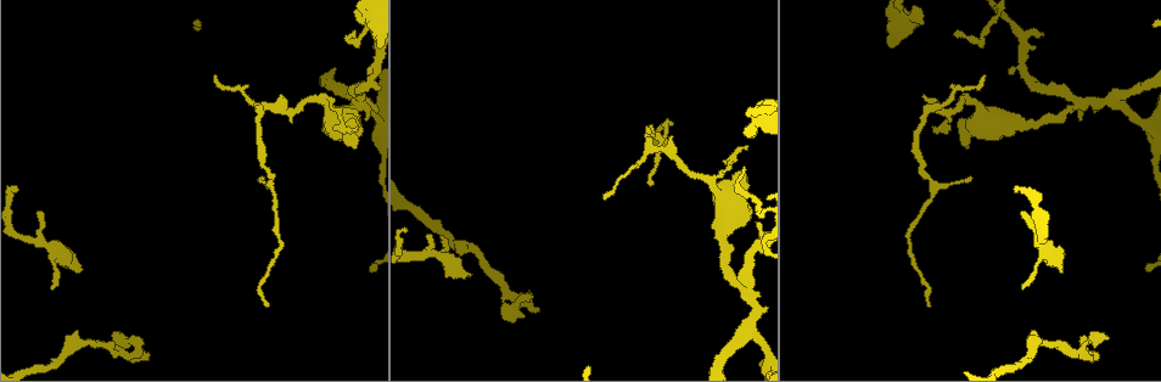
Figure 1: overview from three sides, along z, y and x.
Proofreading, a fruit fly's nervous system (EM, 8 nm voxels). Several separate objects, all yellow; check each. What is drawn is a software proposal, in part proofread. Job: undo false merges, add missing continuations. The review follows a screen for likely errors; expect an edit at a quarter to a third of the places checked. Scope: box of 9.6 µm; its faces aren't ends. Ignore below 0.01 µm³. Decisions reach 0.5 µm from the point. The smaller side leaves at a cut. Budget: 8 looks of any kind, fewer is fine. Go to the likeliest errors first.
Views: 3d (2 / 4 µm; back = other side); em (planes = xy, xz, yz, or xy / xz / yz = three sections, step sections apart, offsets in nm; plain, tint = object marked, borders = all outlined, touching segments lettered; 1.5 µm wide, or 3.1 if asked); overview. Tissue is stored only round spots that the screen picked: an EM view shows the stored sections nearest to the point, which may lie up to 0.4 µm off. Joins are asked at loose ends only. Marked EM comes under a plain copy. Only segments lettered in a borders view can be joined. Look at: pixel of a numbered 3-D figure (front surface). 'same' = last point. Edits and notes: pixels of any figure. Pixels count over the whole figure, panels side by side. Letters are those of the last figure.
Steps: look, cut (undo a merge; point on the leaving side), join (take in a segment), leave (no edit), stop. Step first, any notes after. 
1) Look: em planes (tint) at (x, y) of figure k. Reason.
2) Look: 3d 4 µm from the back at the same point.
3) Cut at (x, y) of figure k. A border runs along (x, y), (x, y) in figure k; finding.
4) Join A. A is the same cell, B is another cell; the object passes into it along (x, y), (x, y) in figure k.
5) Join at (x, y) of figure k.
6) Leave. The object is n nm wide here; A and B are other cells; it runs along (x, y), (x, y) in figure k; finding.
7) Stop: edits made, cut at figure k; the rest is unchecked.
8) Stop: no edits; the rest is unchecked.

Look: em yz step 8 (borders) at (536, 310) of figure 1. Free end.

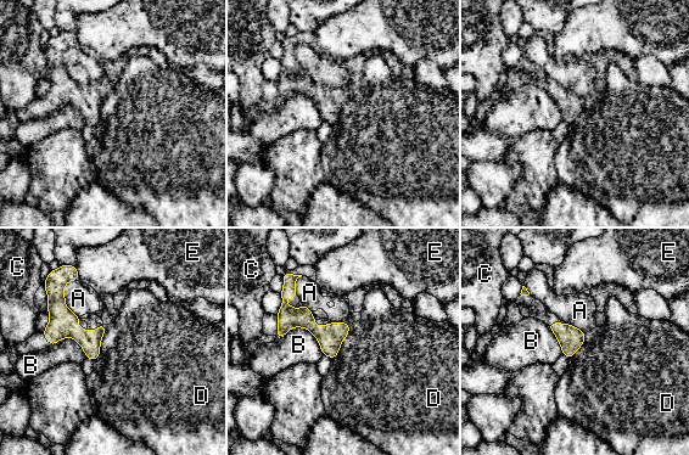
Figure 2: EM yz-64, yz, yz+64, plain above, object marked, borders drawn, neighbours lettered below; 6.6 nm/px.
Leave. A, B, C, D and E are other cells; a border runs along (276, 337), (306, 327), (323, 354) in figure 2; no lettered segment goes on from it.

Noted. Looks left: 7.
Look: 3d 4 µm at (710, 181) of figure 1. Three arms meet.

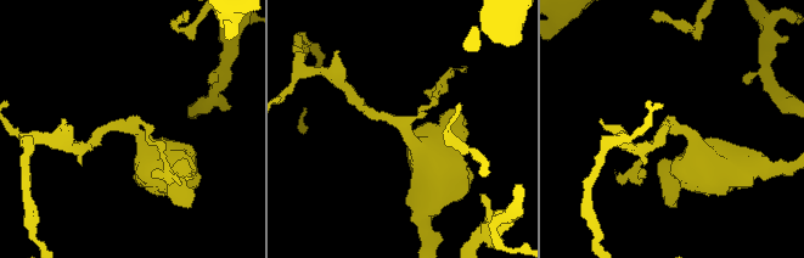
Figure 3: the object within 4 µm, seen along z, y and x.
Look: em xz step 8 (tint) at (129, 126) of figure 3.

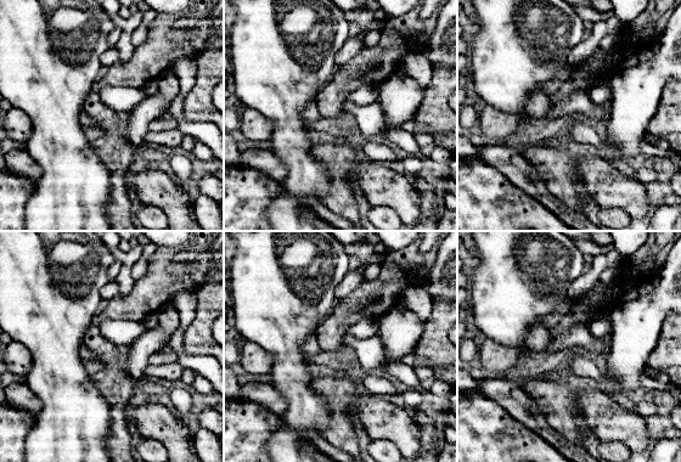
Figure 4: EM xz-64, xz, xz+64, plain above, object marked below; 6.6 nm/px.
Look: em planes (borders) at the same point. Cut it another way.

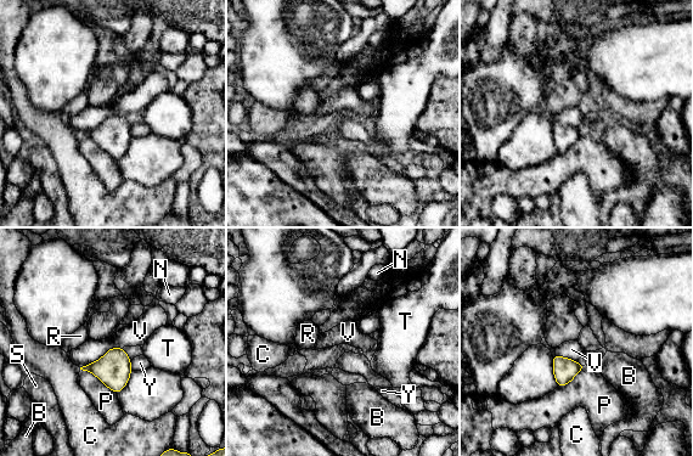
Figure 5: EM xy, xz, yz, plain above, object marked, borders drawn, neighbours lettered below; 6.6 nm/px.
Leave. The object is 160 nm wide here; B, C, N, P, R, S, T, V and Y are other cells; a border runs along (80, 369), (94, 373), (116, 394) in figure 5; one neuron here.

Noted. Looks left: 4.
Look: 3d 2 µm at (367, 17) of figure 1. Thick turns thin.

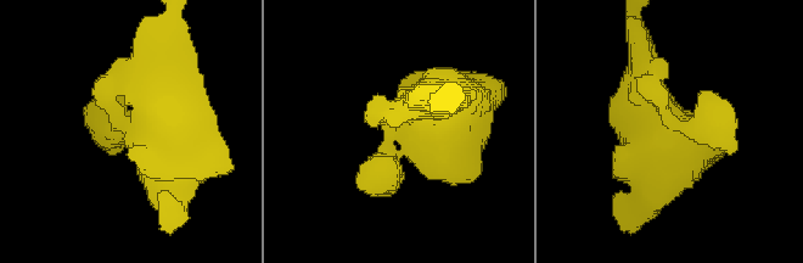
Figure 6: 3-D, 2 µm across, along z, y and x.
Look: em planes (borders) at (704, 126) of figure 6. Shape alone is not enough.

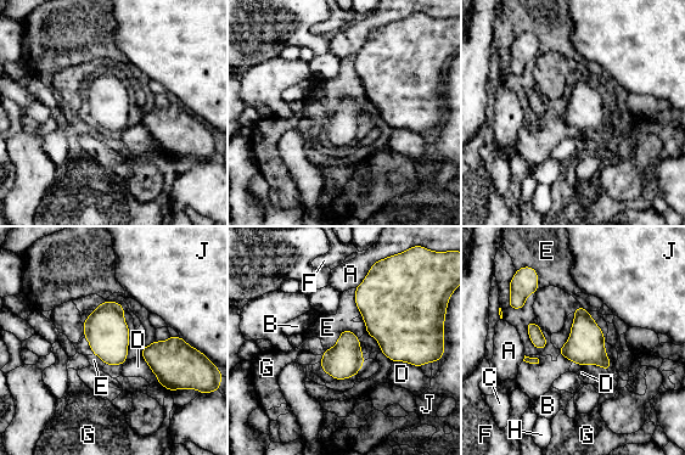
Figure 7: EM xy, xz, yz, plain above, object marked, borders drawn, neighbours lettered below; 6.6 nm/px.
Leave. A, B, C, D, E, F, G, H and J are other cells; a border runs along (359, 337), (344, 330), (327, 349) in figure 7; all the same neuron.

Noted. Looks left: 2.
Look: 3d 2 µm at (52, 288) of figure 1. Tapers out.

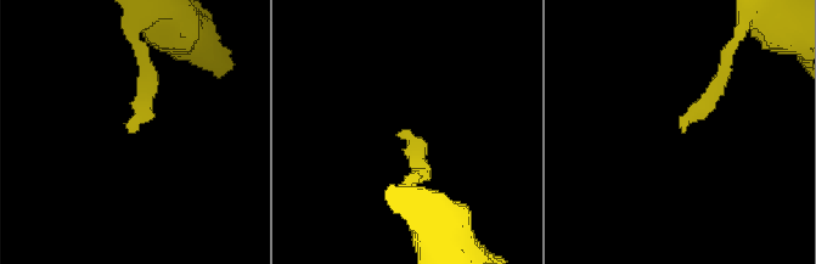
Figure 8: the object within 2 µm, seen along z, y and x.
Look: em yz step 8 (borders) at (130, 127) of figure 8.

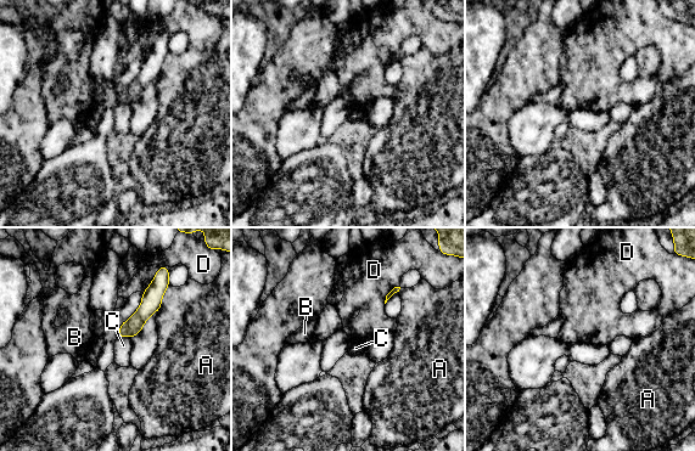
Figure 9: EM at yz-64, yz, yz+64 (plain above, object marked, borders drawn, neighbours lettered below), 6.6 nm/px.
Leave. A, B, C and D are other cells; a border runs along (118, 334), (130, 338) in figure 9; none of them fits.

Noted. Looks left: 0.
Stop: no edits; the rest is unchecked.

